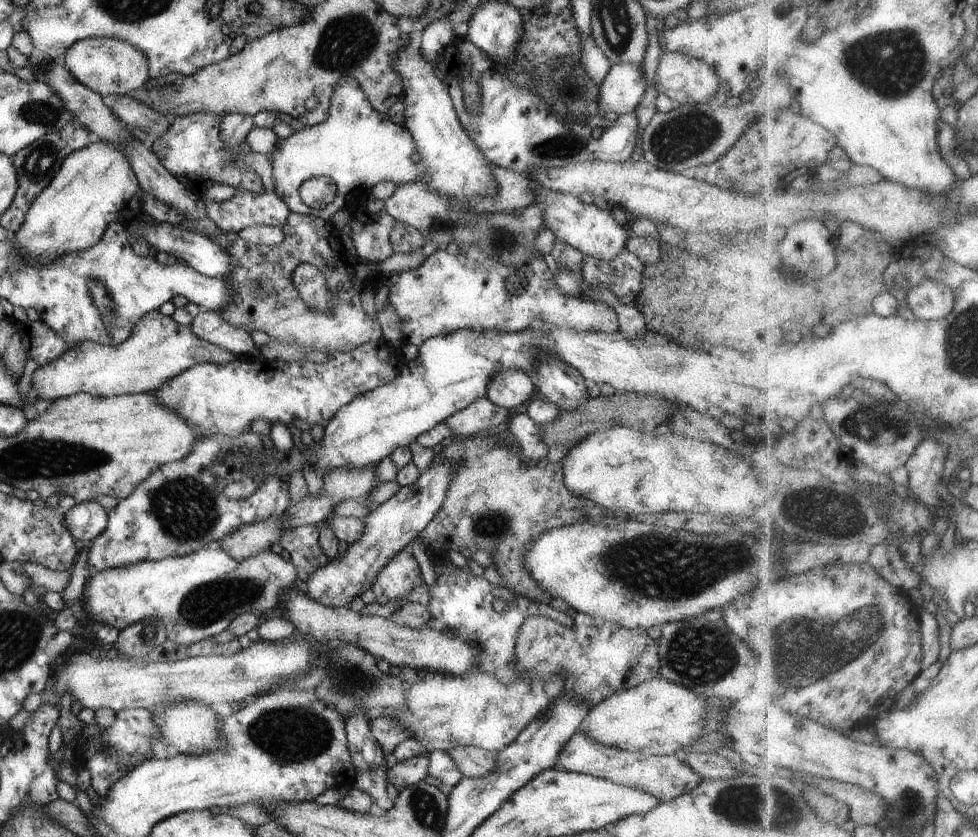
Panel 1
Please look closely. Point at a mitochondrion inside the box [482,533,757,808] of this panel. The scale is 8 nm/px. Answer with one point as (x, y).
(700, 655)

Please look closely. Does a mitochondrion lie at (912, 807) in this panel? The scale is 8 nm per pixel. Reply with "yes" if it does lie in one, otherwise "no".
yes

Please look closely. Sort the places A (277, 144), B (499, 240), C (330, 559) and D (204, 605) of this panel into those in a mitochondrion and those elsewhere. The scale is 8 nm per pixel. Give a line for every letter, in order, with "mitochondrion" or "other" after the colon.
A: other
B: mitochondrion
C: other
D: mitochondrion

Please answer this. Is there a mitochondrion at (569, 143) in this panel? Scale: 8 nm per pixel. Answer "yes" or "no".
yes

